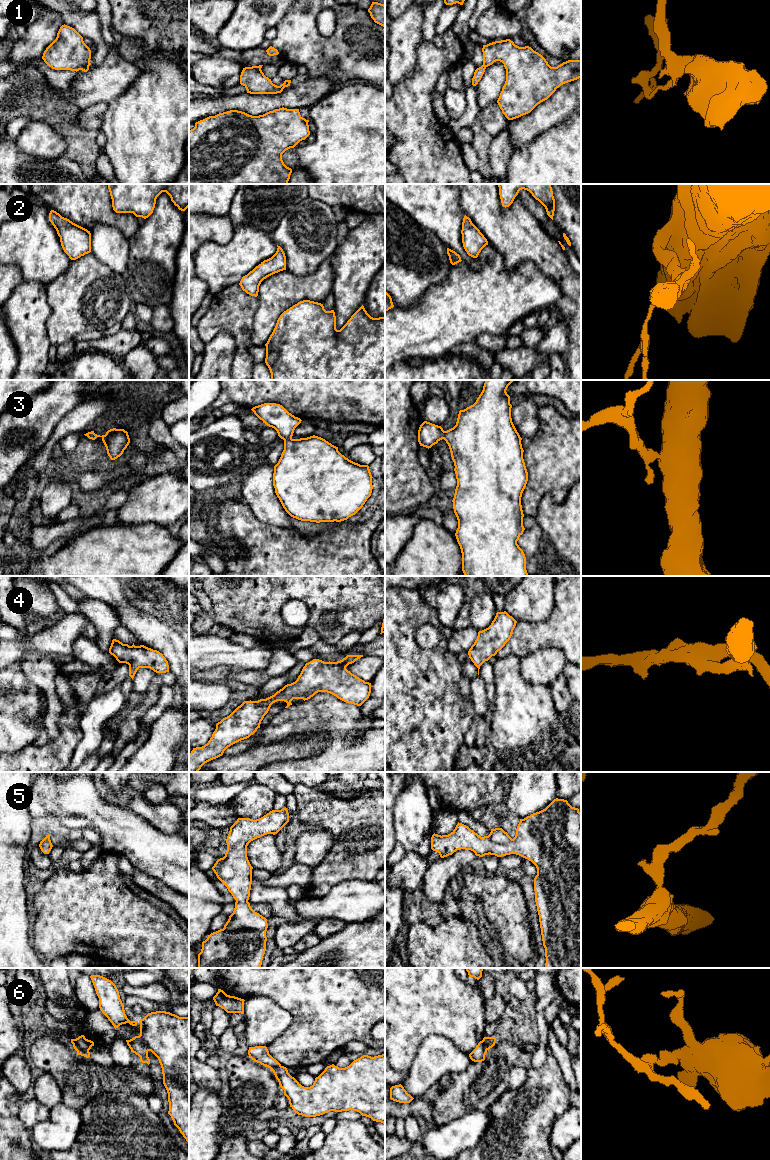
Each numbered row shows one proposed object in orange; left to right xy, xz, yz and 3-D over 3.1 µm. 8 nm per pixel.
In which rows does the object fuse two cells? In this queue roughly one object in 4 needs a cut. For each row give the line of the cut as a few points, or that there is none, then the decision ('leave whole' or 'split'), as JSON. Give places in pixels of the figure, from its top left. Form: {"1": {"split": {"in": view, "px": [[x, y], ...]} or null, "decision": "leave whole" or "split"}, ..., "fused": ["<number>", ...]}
{"1": {"split": {"in": "yz", "px": [[483, 64], [485, 67]]}, "decision": "split"}, "2": {"split": null, "decision": "leave whole"}, "3": {"split": null, "decision": "leave whole"}, "4": {"split": null, "decision": "leave whole"}, "5": {"split": null, "decision": "leave whole"}, "6": {"split": {"in": "xy", "px": [[74, 1039], [79, 1048], [88, 1050]]}, "decision": "split"}, "fused": ["1", "6"]}

